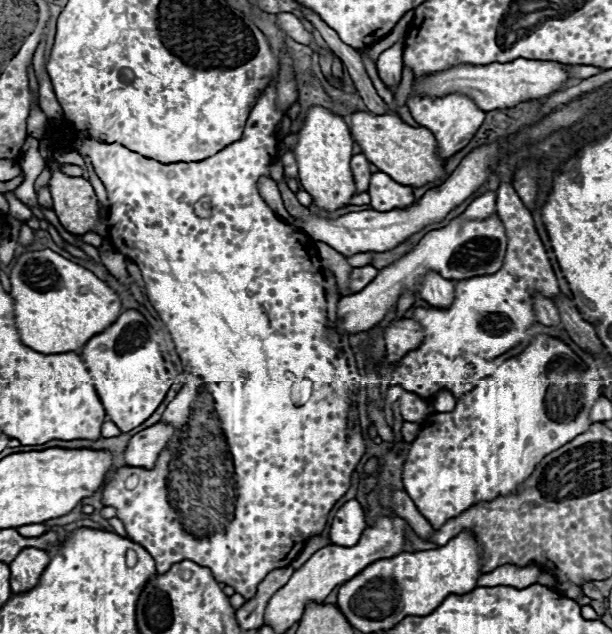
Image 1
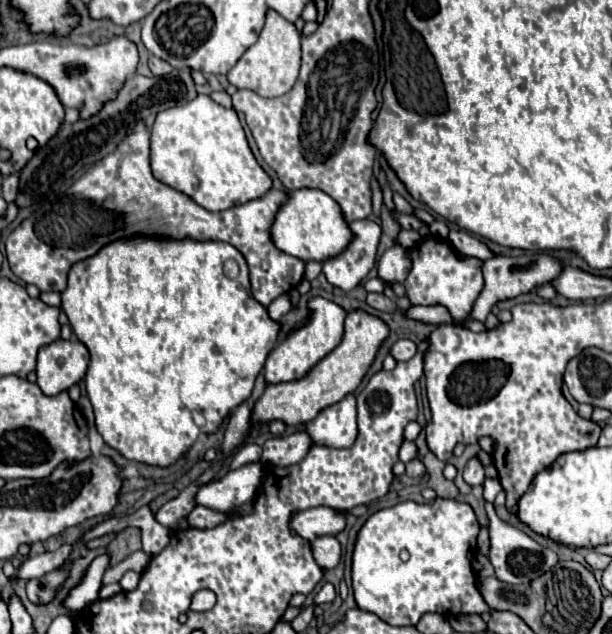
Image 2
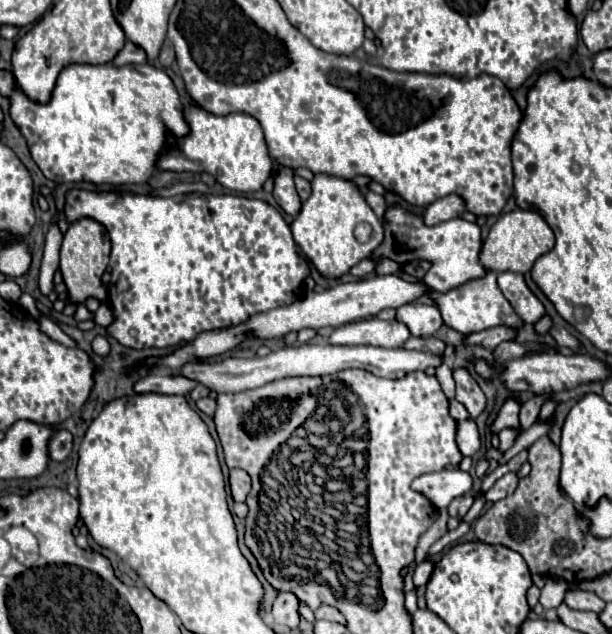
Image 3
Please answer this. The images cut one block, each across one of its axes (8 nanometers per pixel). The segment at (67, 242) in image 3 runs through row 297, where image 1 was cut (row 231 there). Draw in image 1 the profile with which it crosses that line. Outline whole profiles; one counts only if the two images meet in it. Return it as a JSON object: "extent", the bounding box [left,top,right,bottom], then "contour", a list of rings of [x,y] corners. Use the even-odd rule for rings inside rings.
{"extent":[50,172,108,236],"contour":[[[54,172],[50,192],[54,198],[54,212],[68,232],[76,236],[84,236],[86,232],[108,234],[108,224],[100,218],[100,204],[88,180]]]}

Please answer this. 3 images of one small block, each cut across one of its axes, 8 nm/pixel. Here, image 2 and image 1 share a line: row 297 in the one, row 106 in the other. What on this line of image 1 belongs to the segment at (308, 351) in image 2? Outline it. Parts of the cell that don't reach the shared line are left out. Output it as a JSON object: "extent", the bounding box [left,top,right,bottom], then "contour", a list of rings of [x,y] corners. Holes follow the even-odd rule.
{"extent":[294,106,356,212],"contour":[[[314,106],[308,110],[304,124],[298,132],[298,144],[294,148],[298,168],[300,168],[298,178],[300,178],[302,188],[312,196],[312,204],[324,212],[334,212],[334,210],[348,206],[350,198],[356,192],[354,176],[350,170],[352,144],[354,140],[342,116],[322,106]]]}

